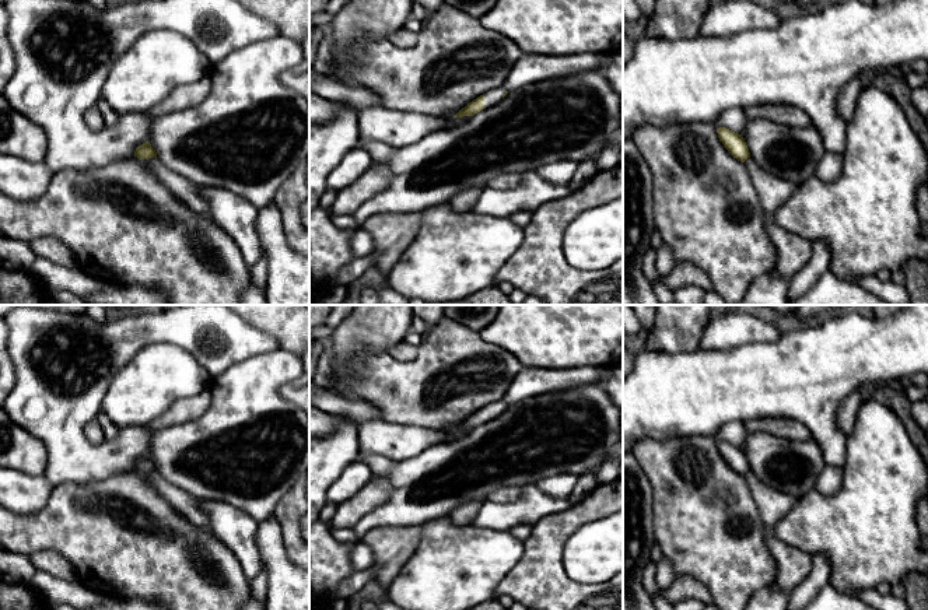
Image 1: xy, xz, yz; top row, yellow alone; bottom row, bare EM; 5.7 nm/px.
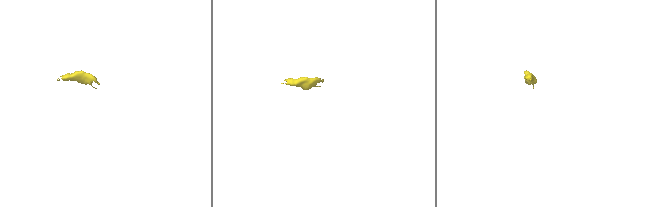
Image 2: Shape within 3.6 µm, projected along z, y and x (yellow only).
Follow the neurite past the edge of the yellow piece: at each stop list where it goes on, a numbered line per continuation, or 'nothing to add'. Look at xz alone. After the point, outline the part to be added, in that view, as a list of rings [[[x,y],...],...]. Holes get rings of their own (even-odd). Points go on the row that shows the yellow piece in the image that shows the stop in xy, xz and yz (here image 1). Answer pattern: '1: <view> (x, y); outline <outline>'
1: xz (491, 97); outline [[[504,87],[484,92],[484,106],[490,108],[491,105],[500,102],[504,94],[505,94]]]

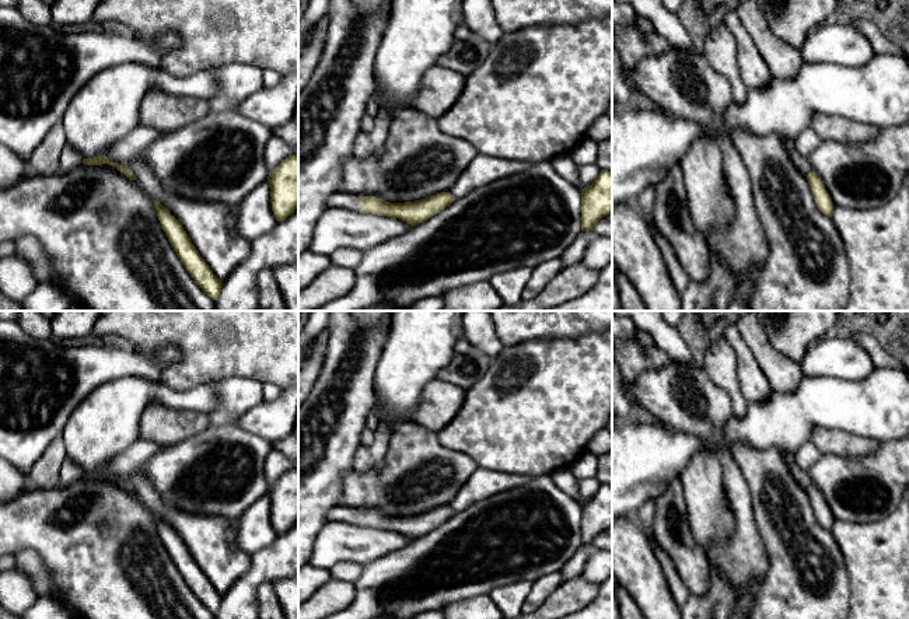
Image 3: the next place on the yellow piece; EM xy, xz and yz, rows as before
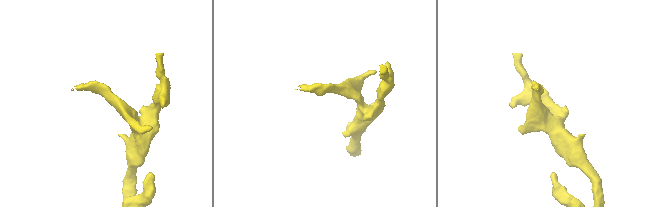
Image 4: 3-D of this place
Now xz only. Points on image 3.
1: xz (339, 199); outline [[[336,192],[331,195],[326,200],[326,207],[345,207],[354,211],[361,209],[360,199],[343,192]]]

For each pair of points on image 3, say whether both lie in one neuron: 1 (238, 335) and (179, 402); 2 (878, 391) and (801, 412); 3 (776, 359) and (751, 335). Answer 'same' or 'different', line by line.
1: different
2: same
3: same

